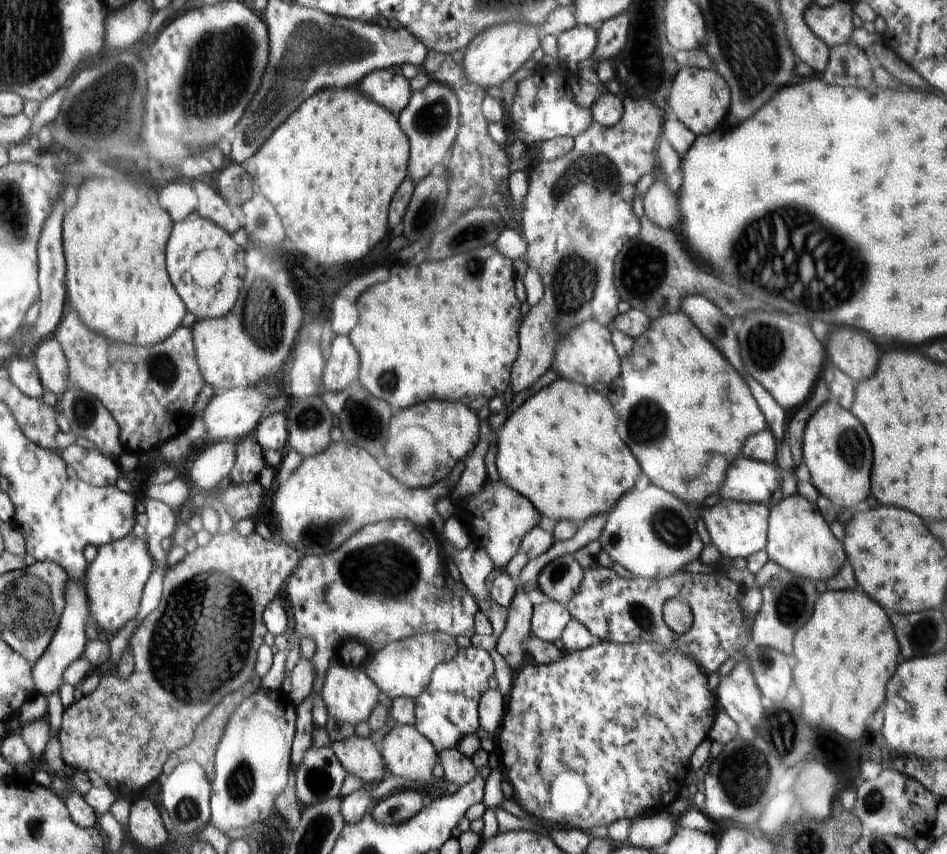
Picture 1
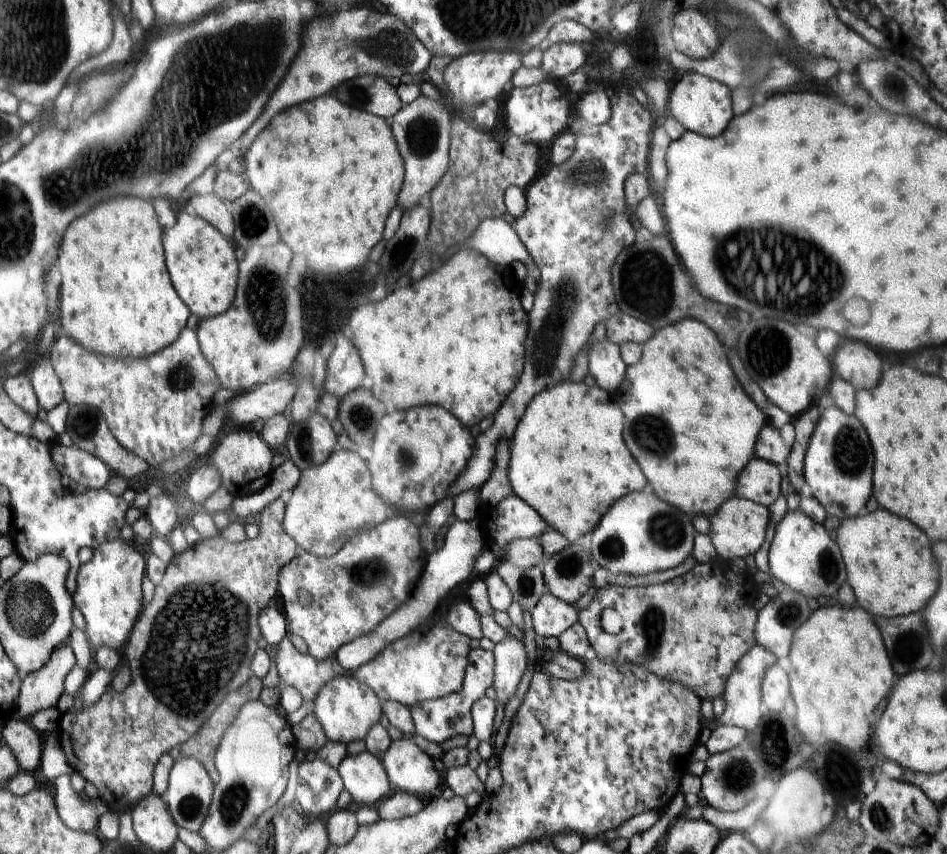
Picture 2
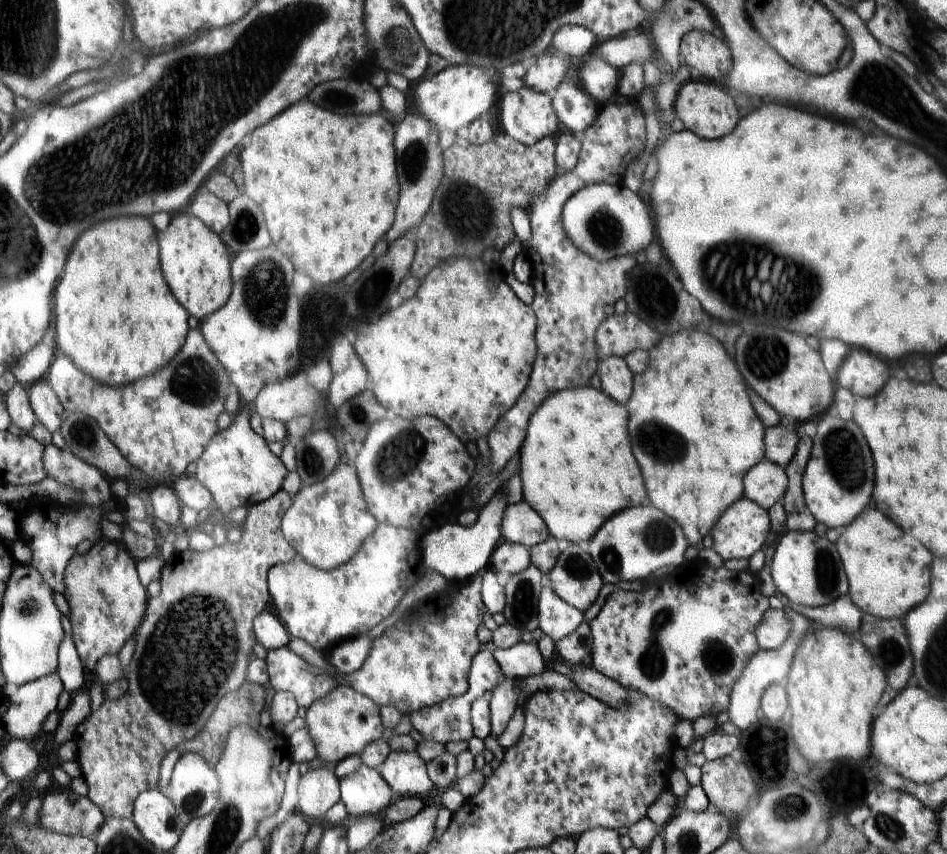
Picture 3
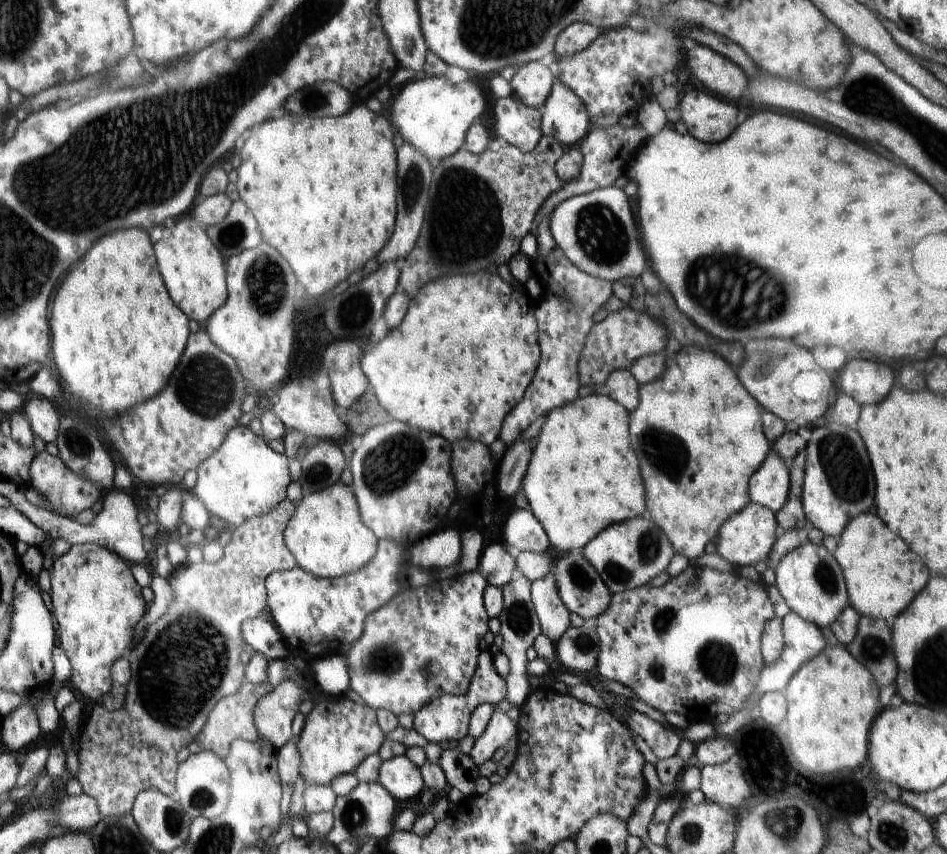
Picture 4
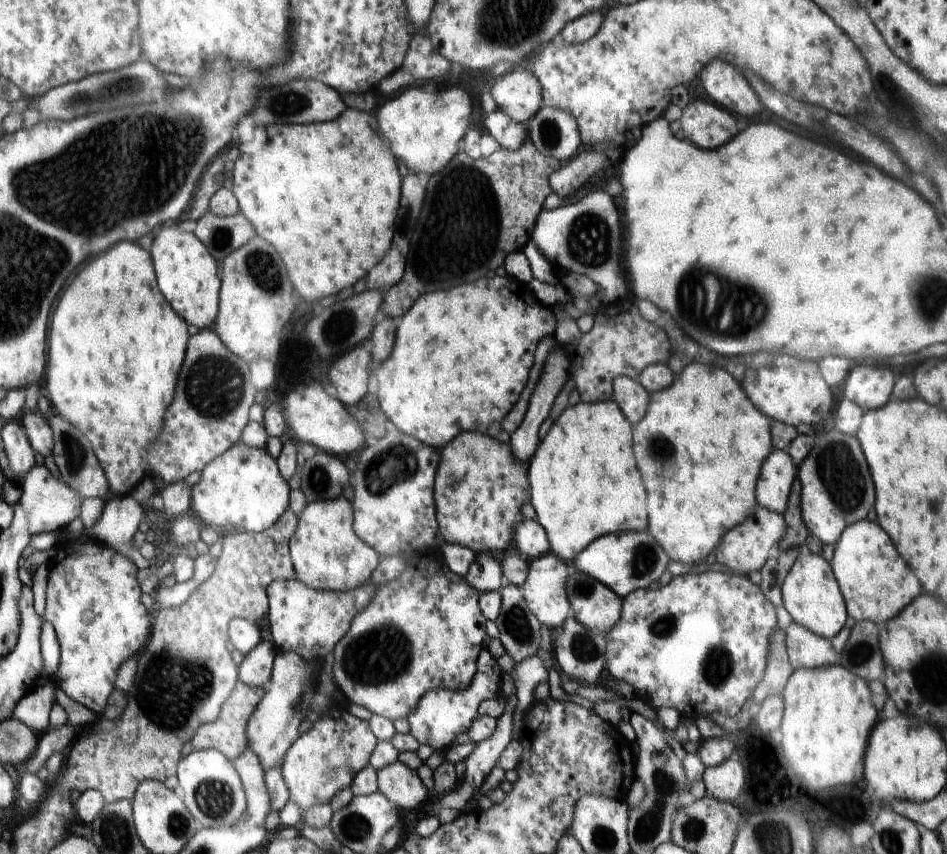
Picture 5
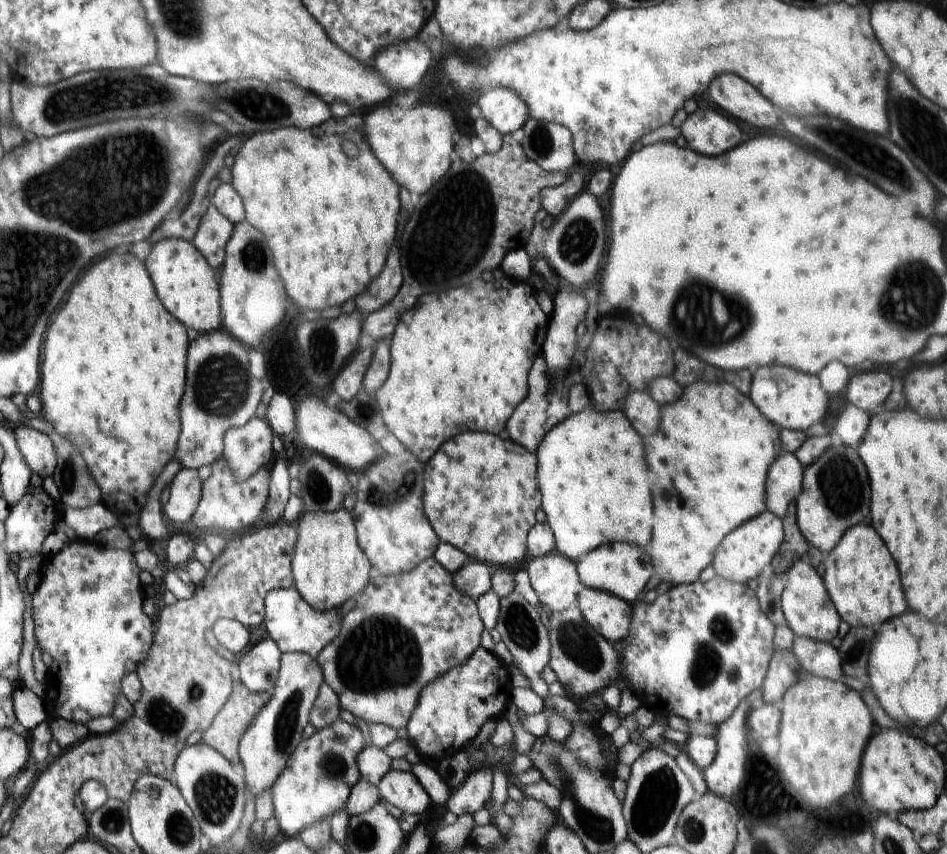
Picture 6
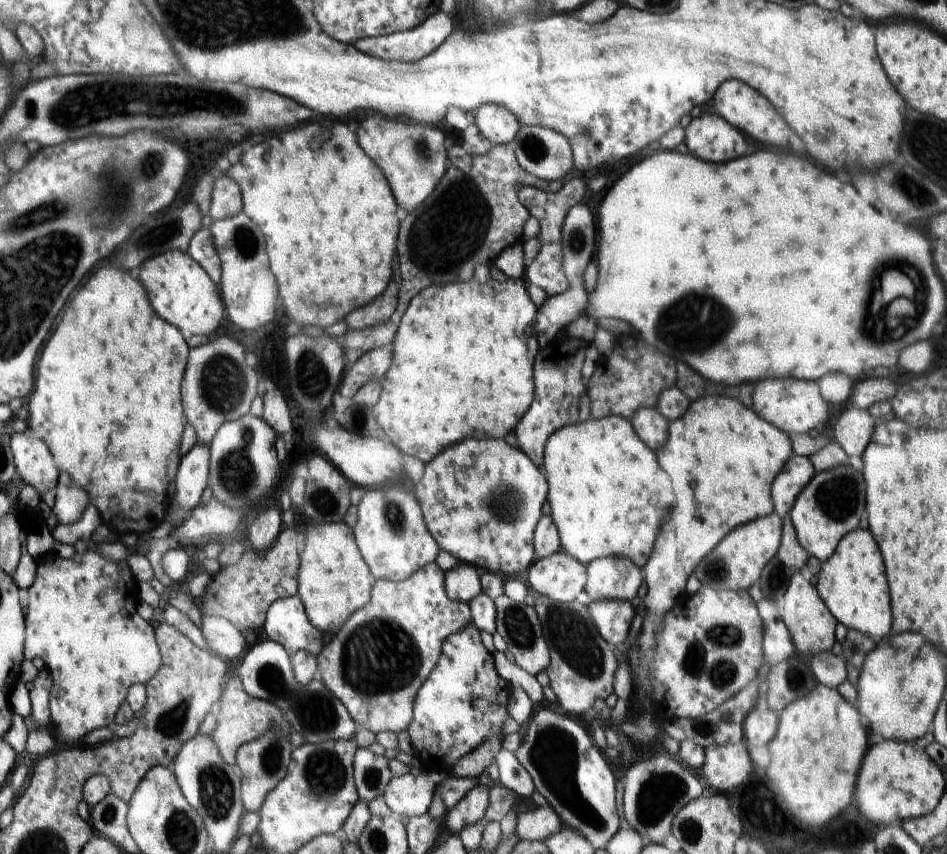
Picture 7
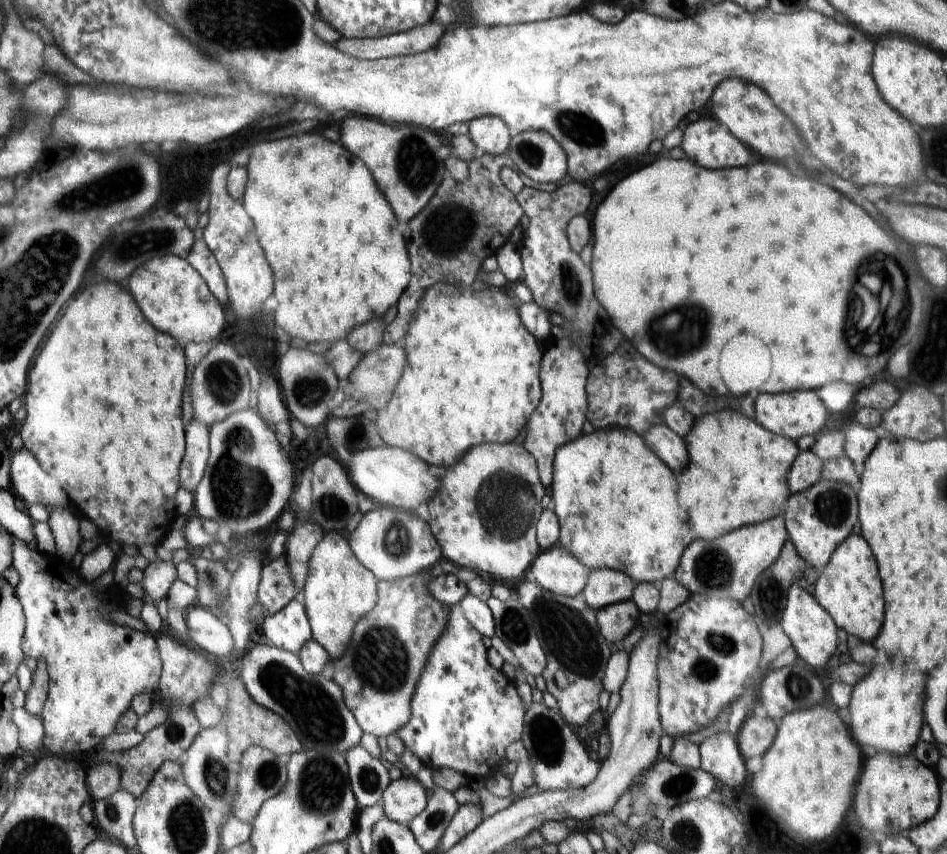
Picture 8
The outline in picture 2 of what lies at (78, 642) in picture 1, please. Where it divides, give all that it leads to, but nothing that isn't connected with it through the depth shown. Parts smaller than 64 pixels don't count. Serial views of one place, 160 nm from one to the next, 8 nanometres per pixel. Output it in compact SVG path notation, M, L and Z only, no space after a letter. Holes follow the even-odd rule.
M71 646L56 650L52 660L24 681L18 700L20 720L29 721L36 712L58 707L62 694L67 692L67 679L76 668L76 652Z

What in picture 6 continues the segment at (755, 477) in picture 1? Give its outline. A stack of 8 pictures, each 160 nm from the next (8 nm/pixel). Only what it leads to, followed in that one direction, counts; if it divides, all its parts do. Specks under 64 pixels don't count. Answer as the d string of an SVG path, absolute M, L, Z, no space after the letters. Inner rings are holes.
M780 450L780 464L776 464L776 468L772 468L772 480L768 480L768 506L767 510L775 513L781 519L787 515L791 504L797 500L803 490L803 475L805 472L804 464L794 453Z

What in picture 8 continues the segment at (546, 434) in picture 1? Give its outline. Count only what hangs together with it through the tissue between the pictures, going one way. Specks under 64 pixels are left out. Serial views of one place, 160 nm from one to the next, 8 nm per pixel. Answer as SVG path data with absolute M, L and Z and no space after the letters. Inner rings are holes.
M623 426L582 434L555 452L550 495L554 500L553 511L560 519L560 545L591 571L604 567L616 569L627 573L638 584L659 585L665 578L674 578L682 553L693 541L692 524L688 522L688 513L676 502L679 486L672 470L656 456L639 433Z

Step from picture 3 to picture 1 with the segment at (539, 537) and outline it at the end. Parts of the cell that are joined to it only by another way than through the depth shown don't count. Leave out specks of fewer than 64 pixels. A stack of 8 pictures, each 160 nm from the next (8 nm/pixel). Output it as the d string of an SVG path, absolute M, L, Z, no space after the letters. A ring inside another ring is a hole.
M486 480L479 496L458 500L454 503L454 509L457 520L460 520L468 530L471 543L486 550L496 572L504 569L504 566L512 560L512 556L520 548L520 540L525 539L524 534L530 534L540 520L539 510L526 497L515 492L501 480L494 484Z

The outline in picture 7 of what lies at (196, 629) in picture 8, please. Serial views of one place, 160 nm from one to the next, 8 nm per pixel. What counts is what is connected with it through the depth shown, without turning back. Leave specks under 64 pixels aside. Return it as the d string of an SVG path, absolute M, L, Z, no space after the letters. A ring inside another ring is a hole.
M202 615L200 630L211 652L224 656L230 662L246 648L246 640L239 629L220 616Z

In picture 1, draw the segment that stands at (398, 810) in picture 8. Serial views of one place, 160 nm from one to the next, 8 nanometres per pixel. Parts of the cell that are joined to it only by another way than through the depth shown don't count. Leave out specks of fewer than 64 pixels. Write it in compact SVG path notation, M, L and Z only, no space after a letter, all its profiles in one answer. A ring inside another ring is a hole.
M396 726L381 740L383 762L390 775L399 776L407 781L419 784L428 784L432 780L432 768L438 762L432 744L414 726Z

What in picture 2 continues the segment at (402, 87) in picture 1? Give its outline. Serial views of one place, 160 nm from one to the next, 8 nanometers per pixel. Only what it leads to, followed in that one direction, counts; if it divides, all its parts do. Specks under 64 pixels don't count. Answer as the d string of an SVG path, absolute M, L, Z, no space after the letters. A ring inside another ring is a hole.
M357 76L336 88L336 96L342 102L354 104L360 110L372 112L382 118L390 118L402 110L397 89L388 80L379 76Z

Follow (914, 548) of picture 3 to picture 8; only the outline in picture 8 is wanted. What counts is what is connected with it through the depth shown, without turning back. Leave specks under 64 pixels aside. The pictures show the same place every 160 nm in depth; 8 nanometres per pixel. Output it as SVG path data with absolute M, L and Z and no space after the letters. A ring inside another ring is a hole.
M848 535L848 544L839 544L840 552L832 557L832 564L818 574L815 582L814 596L829 613L836 625L846 630L848 635L854 635L867 643L878 634L878 628L884 620L884 596L882 582L878 576L878 566L870 546L862 536Z

